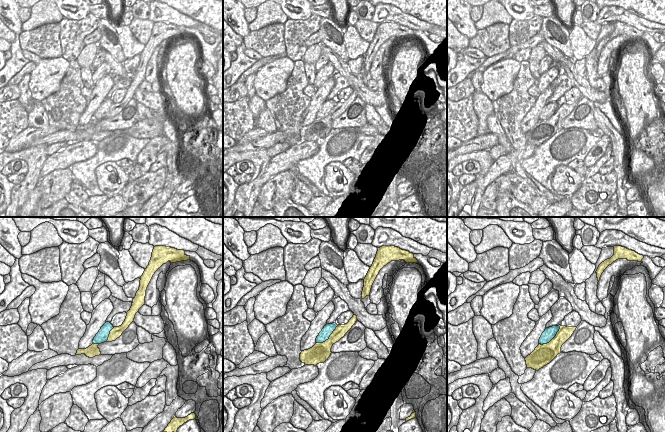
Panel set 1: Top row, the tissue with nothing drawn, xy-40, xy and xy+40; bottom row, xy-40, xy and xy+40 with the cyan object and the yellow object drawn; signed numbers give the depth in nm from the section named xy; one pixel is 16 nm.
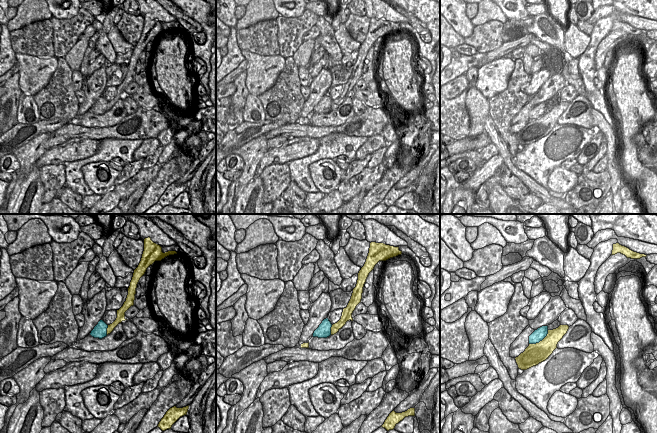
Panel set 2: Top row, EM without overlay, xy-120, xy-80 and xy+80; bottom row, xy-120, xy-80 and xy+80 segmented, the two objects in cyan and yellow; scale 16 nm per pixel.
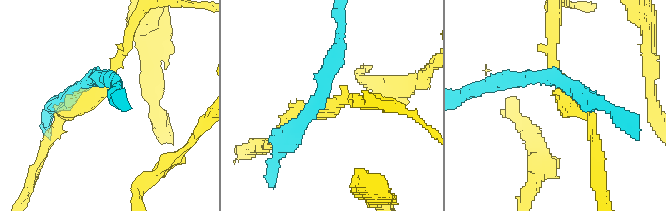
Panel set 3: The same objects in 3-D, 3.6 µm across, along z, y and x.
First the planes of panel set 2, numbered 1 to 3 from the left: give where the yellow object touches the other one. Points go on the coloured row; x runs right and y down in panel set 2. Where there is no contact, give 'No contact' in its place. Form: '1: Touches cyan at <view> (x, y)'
1: Touches cyan at xy-120 (106, 330)
2: Touches cyan at xy-80 (330, 330)
3: Touches cyan at xy+80 (540, 340).

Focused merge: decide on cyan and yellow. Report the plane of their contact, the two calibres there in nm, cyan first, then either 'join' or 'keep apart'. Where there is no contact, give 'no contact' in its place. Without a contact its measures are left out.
xy+40 | 190/280 nm | keep apart

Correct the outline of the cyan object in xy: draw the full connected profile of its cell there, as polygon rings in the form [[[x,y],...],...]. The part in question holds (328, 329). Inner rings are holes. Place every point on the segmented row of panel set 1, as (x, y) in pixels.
[[[336,323],[326,324],[322,331],[317,336],[316,343],[323,343],[326,340],[328,340],[330,335],[333,333],[337,326],[338,325]]]

